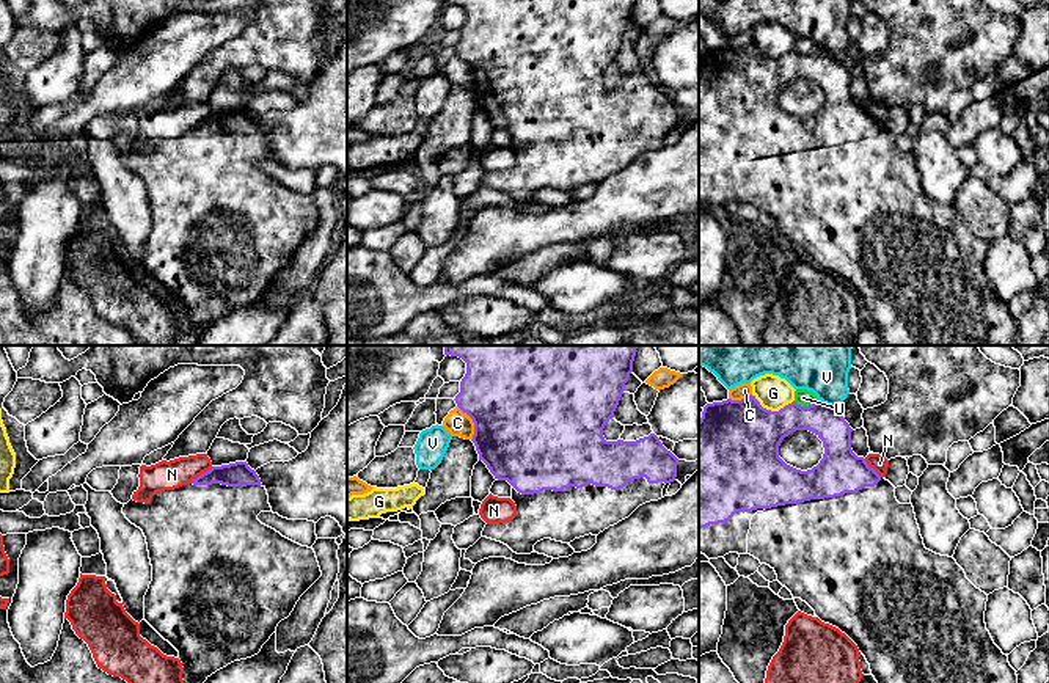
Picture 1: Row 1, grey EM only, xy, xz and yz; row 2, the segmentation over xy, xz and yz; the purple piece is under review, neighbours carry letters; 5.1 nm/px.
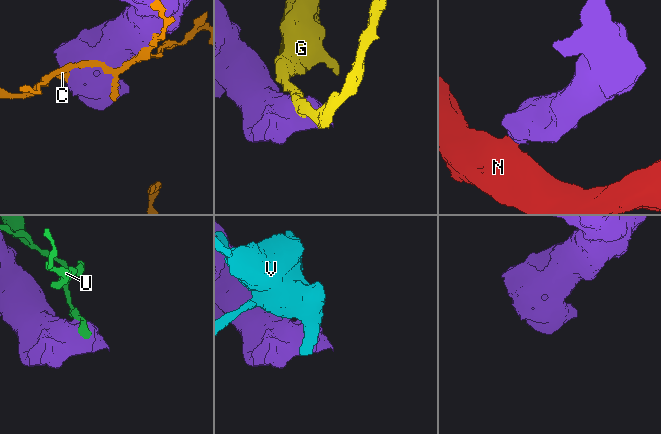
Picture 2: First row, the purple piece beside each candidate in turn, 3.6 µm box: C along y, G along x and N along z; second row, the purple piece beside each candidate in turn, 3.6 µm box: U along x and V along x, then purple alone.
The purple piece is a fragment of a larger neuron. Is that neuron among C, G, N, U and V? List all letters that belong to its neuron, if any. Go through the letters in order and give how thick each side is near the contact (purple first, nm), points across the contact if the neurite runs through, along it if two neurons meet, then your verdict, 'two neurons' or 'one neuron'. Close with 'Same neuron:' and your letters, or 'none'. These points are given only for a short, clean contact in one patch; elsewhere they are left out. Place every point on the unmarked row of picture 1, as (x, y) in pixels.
C: 500/130 nm | two neurons
G: 440/170 nm | two neurons
N: 130/150 nm | along xy (212, 115), (190, 131) | two neurons
U: 220/90 nm | two neurons
V: 160/220 nm | two neurons
Same neuron: none

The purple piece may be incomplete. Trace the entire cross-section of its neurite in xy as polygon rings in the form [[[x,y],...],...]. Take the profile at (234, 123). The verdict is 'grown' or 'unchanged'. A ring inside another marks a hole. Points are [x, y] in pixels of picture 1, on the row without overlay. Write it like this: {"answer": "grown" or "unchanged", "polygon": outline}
{"answer": "grown", "polygon": [[[247,110],[212,115],[187,133],[155,141],[149,152],[130,148],[122,155],[126,166],[143,179],[152,214],[144,268],[179,300],[188,341],[228,312],[258,303],[278,272],[322,225],[314,198],[262,173],[258,168],[261,160],[272,160],[269,143]]]}

